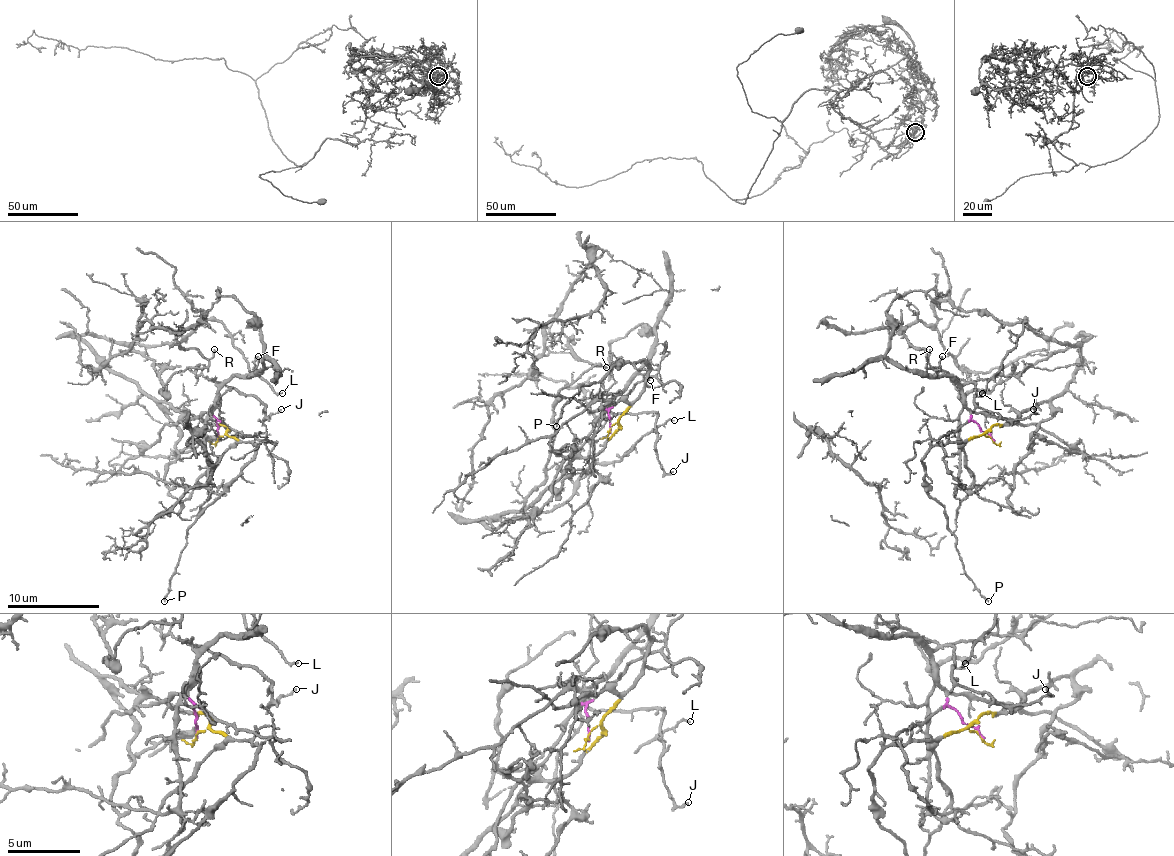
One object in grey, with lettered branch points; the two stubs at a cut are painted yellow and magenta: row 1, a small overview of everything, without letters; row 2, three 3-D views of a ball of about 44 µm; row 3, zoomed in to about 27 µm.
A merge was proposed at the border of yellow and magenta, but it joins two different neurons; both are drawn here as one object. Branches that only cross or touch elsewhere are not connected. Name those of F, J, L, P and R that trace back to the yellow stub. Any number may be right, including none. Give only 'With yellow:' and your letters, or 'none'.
With yellow: L, P, R

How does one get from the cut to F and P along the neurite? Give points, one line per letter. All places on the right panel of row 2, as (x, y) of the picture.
F: (992, 439), (969, 413), (964, 393), (948, 376), (937, 376), (941, 356)
P: (992, 439), (983, 434), (934, 445), (923, 459), (925, 489), (944, 508), (964, 574), (987, 602)

